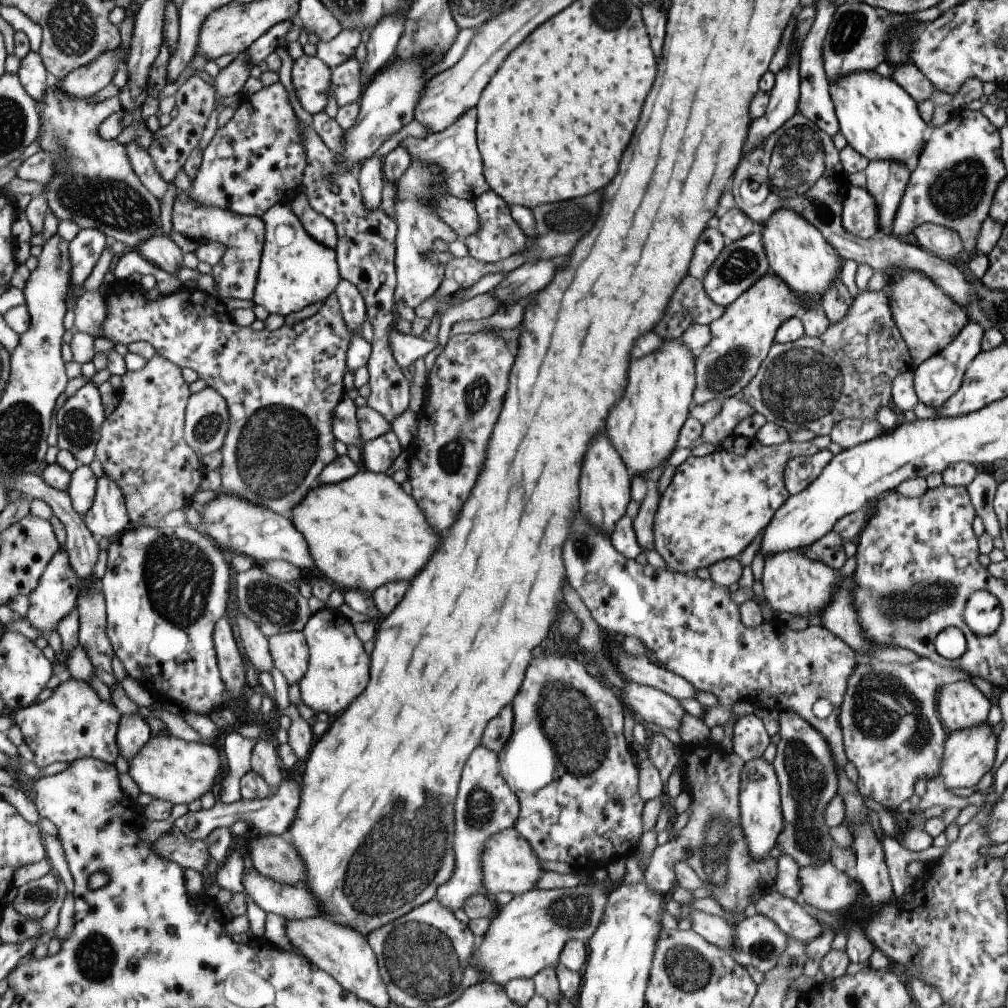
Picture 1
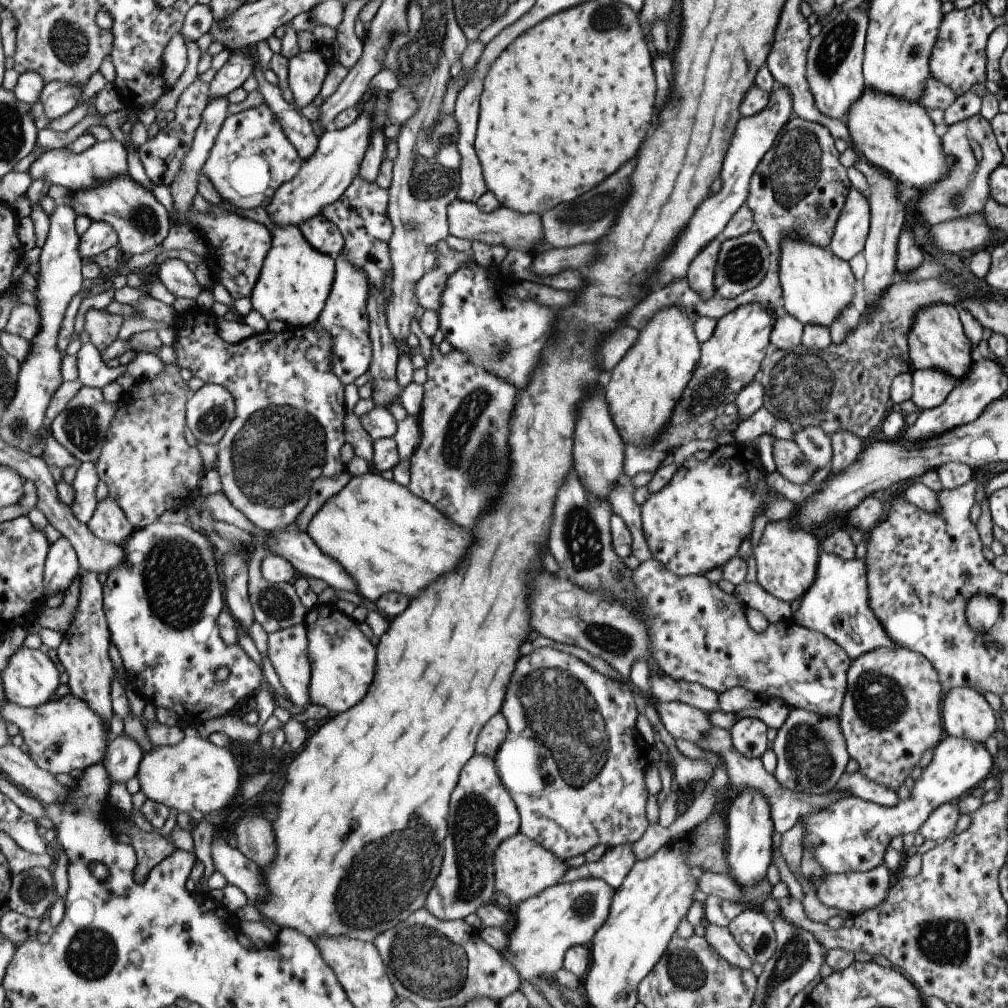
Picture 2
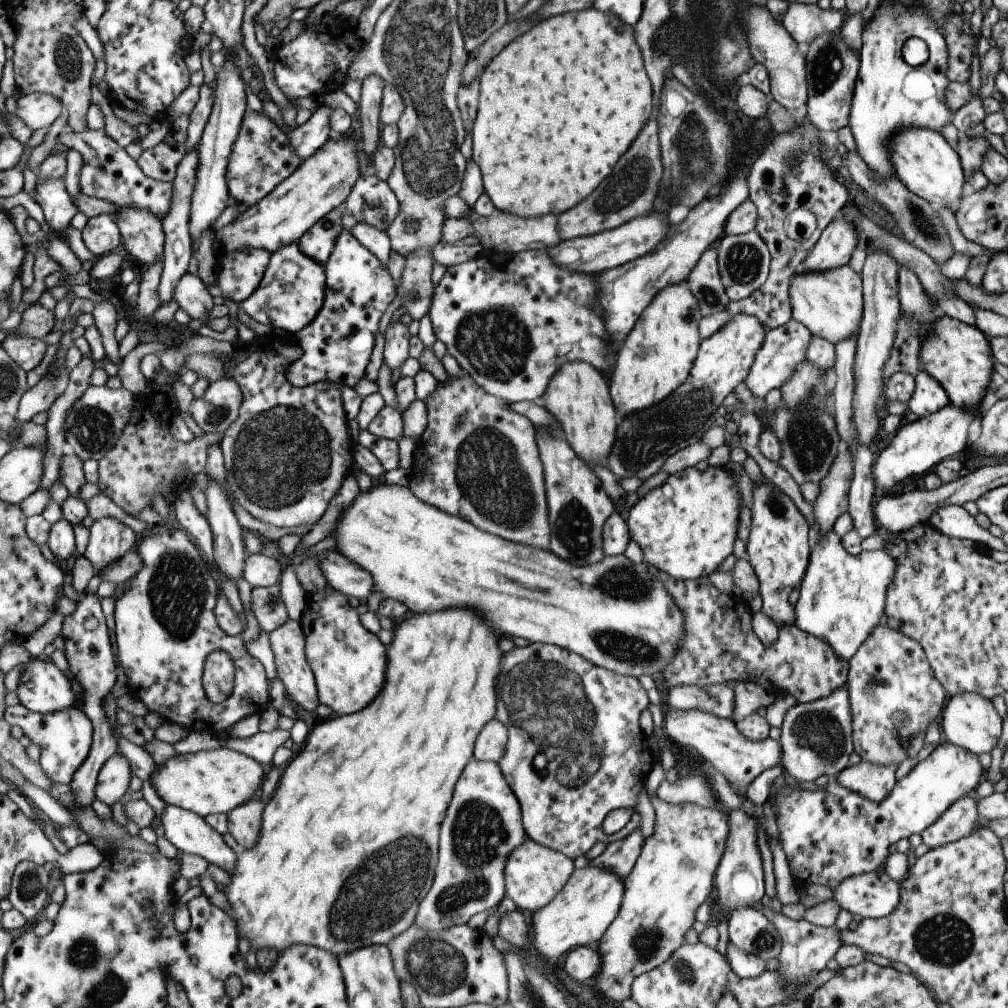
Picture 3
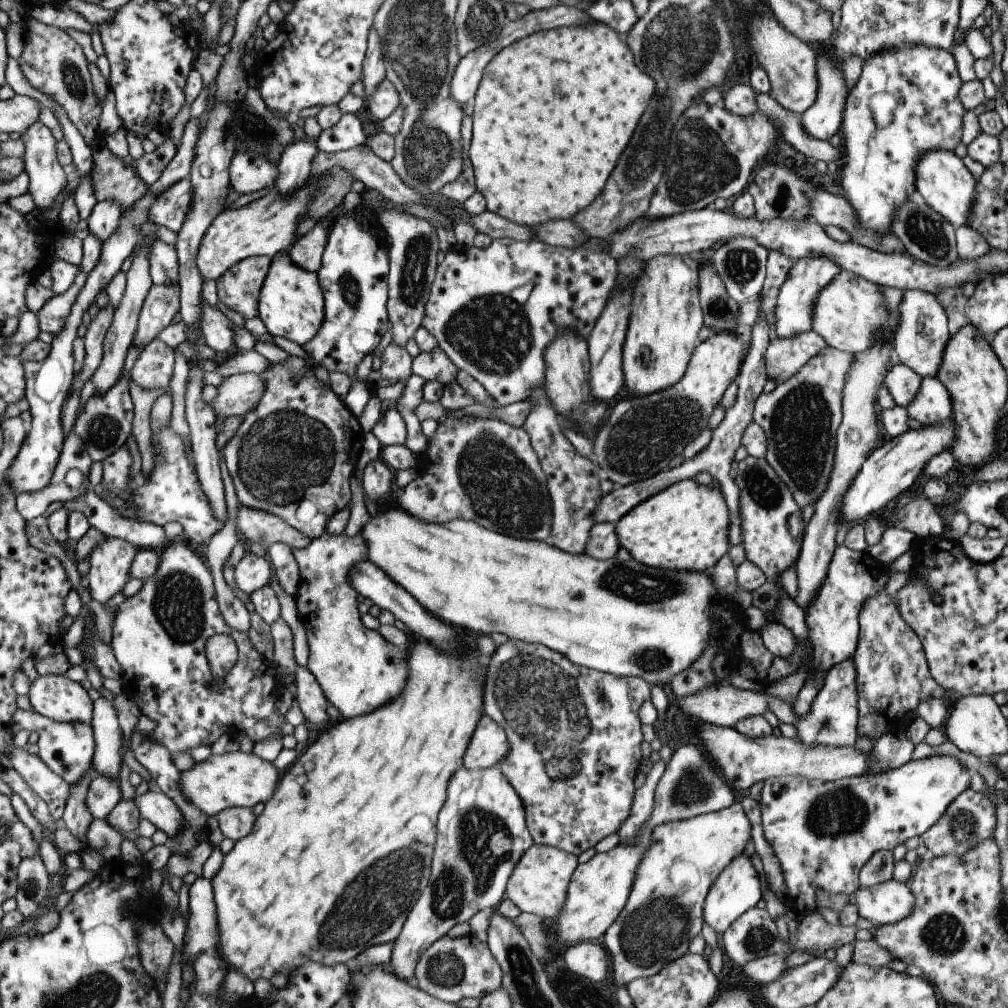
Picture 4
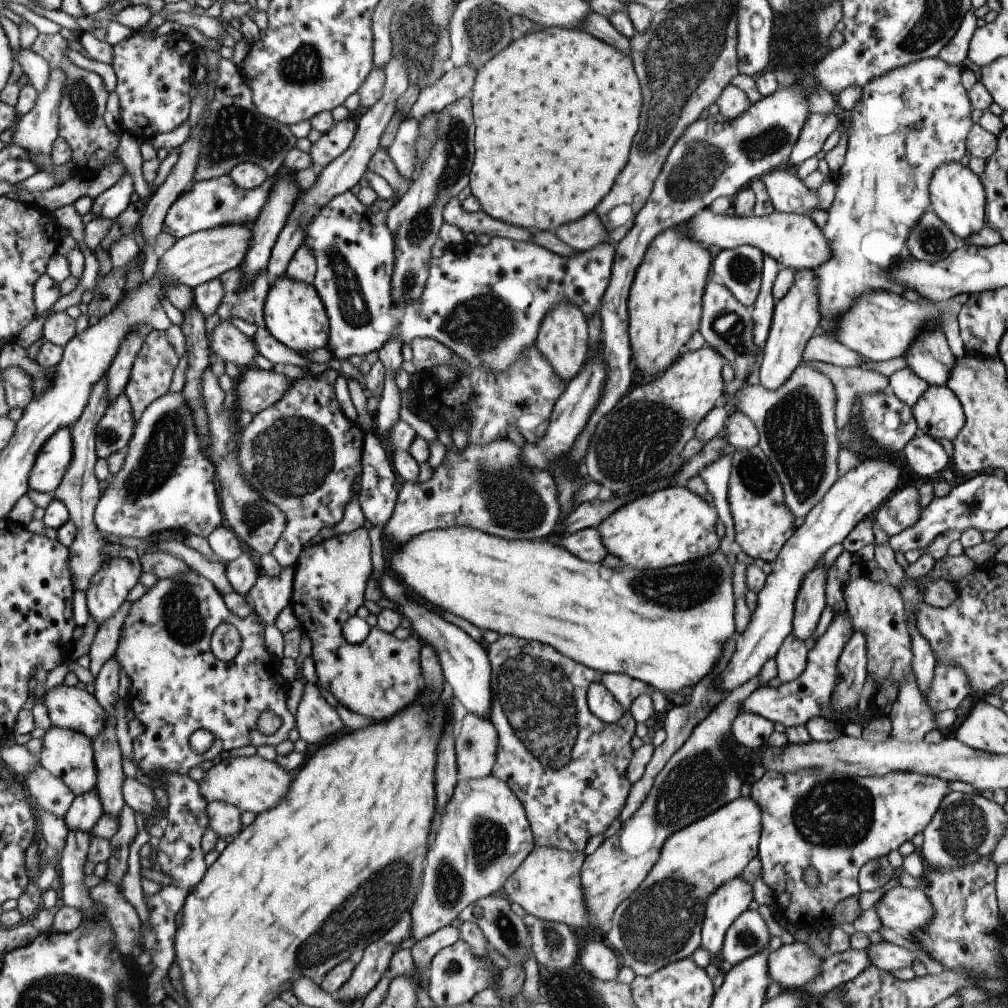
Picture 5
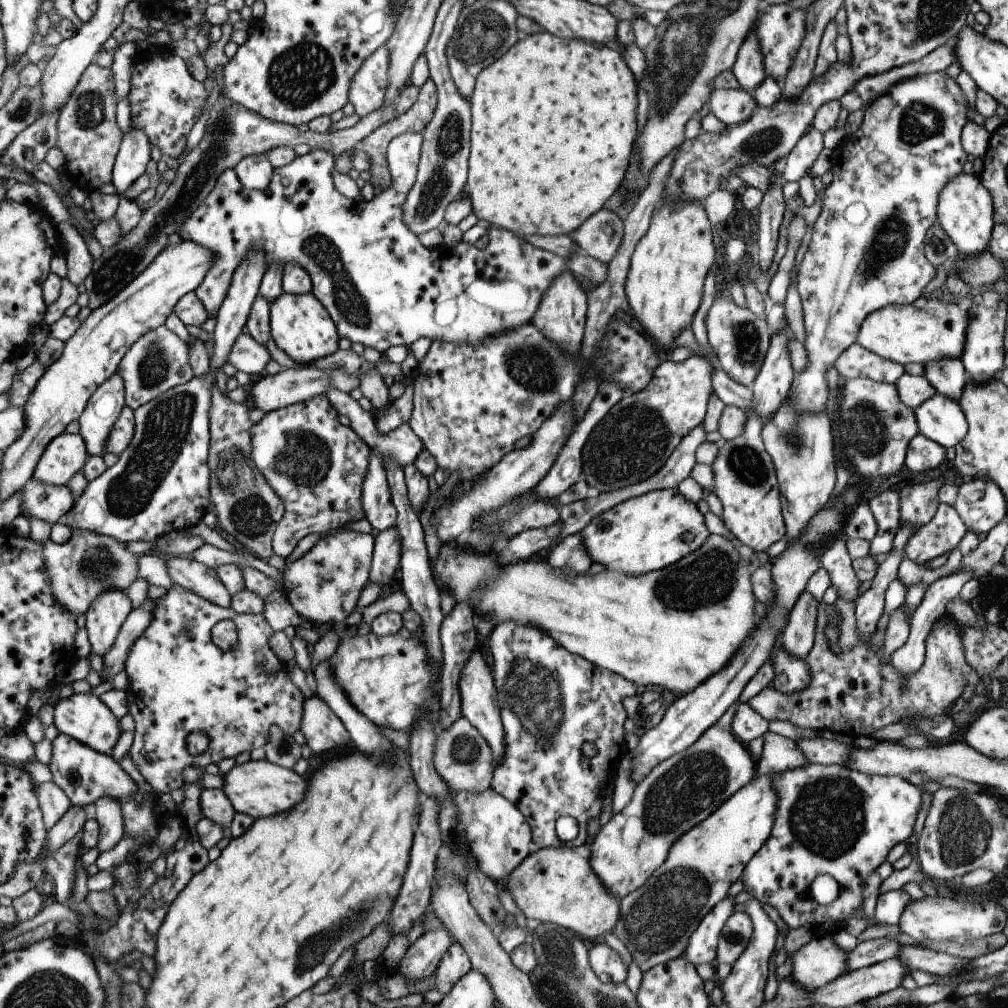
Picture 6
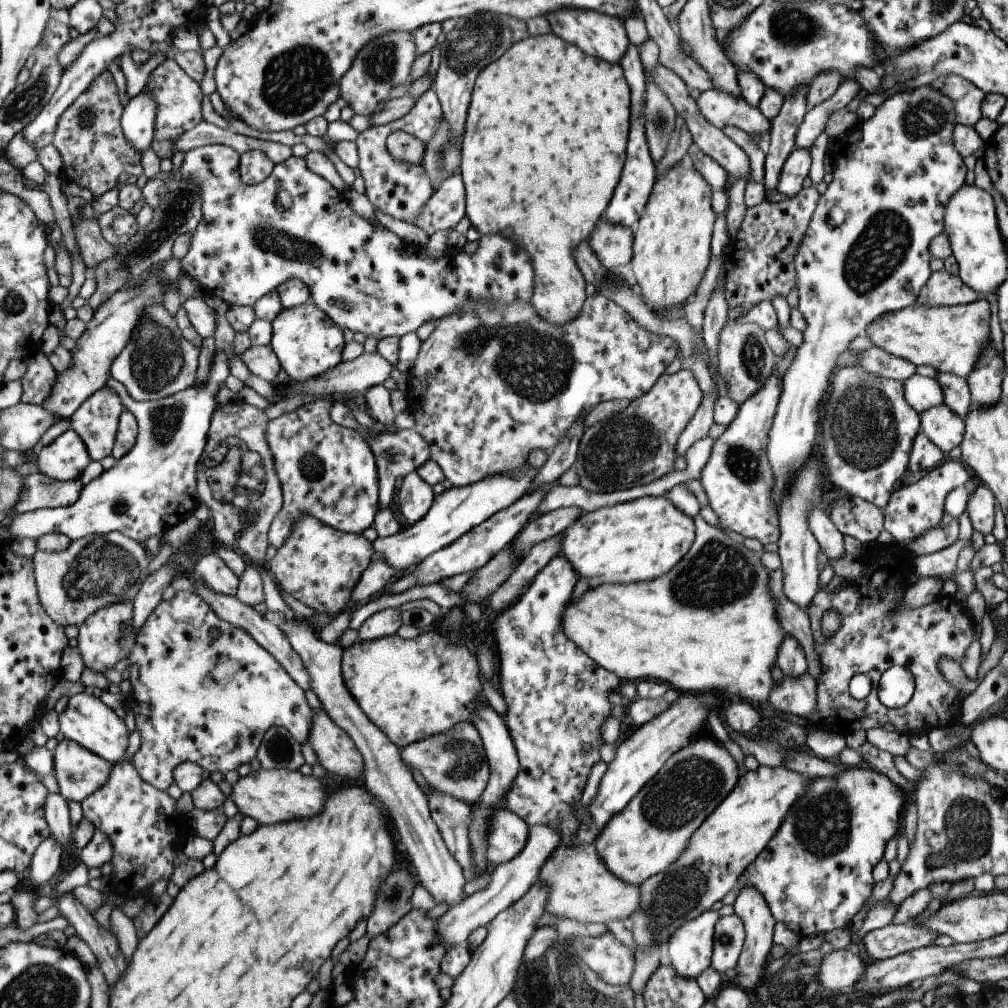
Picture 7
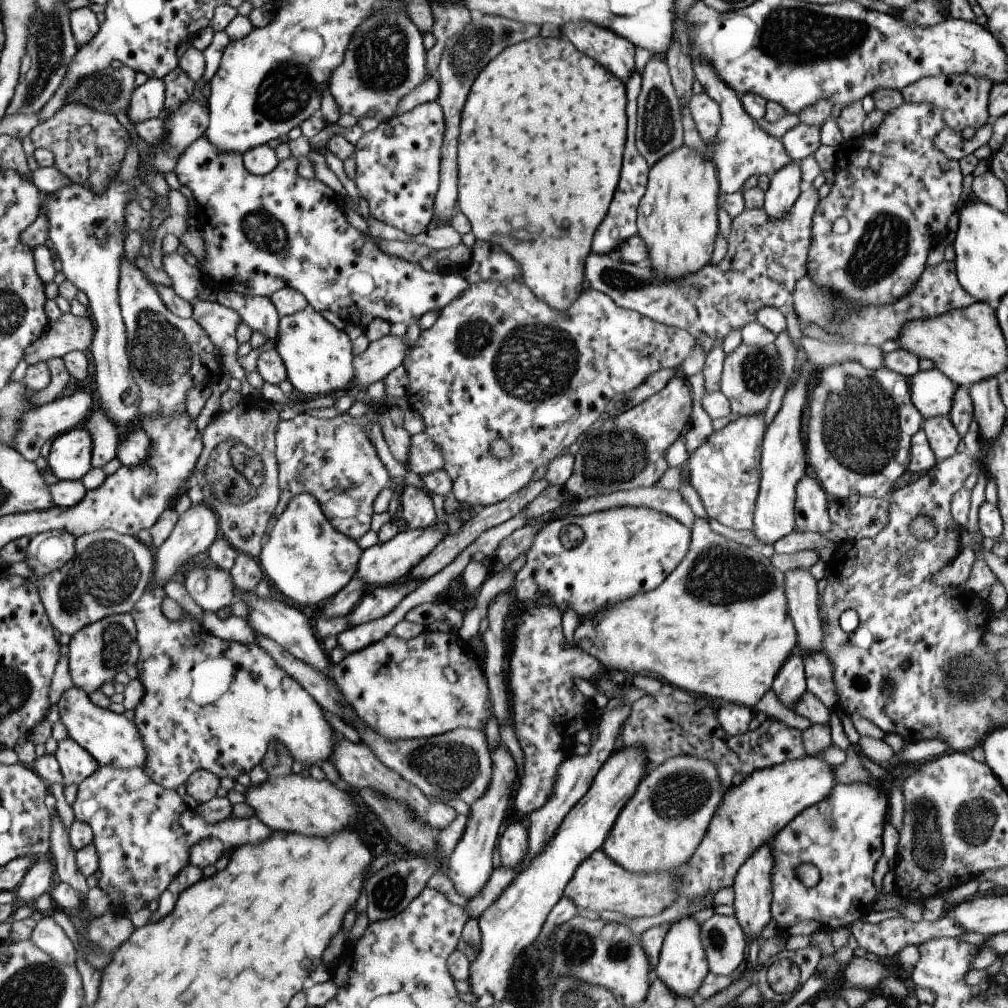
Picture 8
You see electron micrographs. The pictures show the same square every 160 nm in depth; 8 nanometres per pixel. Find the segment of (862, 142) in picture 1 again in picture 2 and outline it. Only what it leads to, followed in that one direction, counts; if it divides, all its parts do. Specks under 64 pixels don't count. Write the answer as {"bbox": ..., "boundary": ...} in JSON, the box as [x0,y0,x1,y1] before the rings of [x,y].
{"bbox":[844,87,952,192],"boundary":[[[865,87],[846,110],[844,125],[850,134],[850,141],[854,150],[857,153],[861,153],[865,161],[882,169],[897,183],[911,186],[917,192],[942,179],[942,176],[947,173],[948,166],[952,161],[941,148],[940,137],[936,133],[934,124],[929,118],[928,110],[925,110],[915,101],[906,101],[901,97]]]}

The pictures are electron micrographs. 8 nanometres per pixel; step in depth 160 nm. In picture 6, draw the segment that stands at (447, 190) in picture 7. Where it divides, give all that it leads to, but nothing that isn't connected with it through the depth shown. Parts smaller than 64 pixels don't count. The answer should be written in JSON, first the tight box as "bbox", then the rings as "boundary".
{"bbox":[177,132,569,354],"boundary":[[[404,132],[394,136],[388,142],[385,158],[390,176],[389,186],[384,188],[379,194],[370,197],[367,201],[361,198],[355,200],[345,198],[345,196],[335,190],[331,178],[331,173],[334,170],[334,156],[330,155],[330,152],[325,149],[309,149],[307,154],[296,156],[289,164],[277,167],[276,169],[273,168],[269,184],[263,190],[246,189],[237,180],[233,169],[224,170],[217,177],[215,186],[209,191],[209,194],[206,194],[206,197],[199,203],[199,206],[180,224],[177,232],[179,238],[196,242],[212,252],[211,268],[209,268],[207,274],[205,274],[205,278],[201,280],[194,290],[195,296],[201,301],[205,312],[210,315],[221,306],[230,283],[230,276],[233,274],[242,256],[251,249],[259,249],[266,256],[267,263],[275,261],[283,264],[295,263],[306,270],[312,286],[310,291],[327,311],[329,318],[335,325],[339,338],[347,338],[349,342],[359,343],[364,347],[370,346],[381,354],[389,346],[401,344],[401,346],[407,347],[414,340],[423,337],[427,337],[430,341],[443,341],[458,345],[481,345],[489,337],[497,337],[524,324],[531,323],[532,316],[539,306],[541,297],[551,284],[551,281],[561,273],[569,270],[566,262],[552,252],[531,246],[531,244],[525,242],[519,236],[515,236],[511,231],[499,228],[490,228],[487,231],[488,245],[482,250],[463,242],[459,243],[456,251],[446,248],[443,245],[432,249],[423,247],[417,237],[407,230],[401,218],[402,204],[416,177],[416,166],[420,157],[420,146],[422,143],[422,136],[420,134],[418,132]]]}

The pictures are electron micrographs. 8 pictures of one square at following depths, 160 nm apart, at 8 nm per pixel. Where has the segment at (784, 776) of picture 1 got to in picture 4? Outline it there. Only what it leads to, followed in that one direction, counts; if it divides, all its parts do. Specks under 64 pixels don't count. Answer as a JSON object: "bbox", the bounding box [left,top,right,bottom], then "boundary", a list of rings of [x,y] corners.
{"bbox":[792,658,858,746],"boundary":[[[852,658],[835,664],[826,672],[823,686],[813,698],[809,714],[797,717],[792,726],[797,730],[797,738],[801,744],[823,744],[824,746],[854,746],[858,720],[857,711],[857,678]]]}

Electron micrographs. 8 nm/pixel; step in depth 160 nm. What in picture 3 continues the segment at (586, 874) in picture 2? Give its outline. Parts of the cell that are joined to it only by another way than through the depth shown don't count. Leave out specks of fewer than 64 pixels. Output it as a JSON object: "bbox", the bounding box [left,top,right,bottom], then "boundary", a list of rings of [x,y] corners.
{"bbox":[588,829,644,880],"boundary":[[[635,829],[625,838],[606,844],[605,849],[597,857],[588,860],[589,867],[612,872],[623,880],[635,864],[644,840],[639,829]]]}

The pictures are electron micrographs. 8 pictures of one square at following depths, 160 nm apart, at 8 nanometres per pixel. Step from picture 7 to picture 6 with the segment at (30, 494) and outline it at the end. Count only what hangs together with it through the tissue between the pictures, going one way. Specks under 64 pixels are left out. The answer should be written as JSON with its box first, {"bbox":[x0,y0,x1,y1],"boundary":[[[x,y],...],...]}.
{"bbox":[22,479,74,525],"boundary":[[[32,479],[22,494],[22,514],[54,525],[74,505],[67,485],[55,486]]]}

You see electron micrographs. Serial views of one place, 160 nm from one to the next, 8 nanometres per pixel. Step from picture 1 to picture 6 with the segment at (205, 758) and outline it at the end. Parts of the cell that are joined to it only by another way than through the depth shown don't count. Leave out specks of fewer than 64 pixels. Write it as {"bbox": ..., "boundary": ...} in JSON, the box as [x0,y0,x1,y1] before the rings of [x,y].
{"bbox":[222,759,305,818],"boundary":[[[267,759],[233,765],[222,775],[223,794],[229,799],[233,810],[253,818],[265,818],[295,806],[305,792],[305,776],[298,775],[292,769],[277,766]]]}

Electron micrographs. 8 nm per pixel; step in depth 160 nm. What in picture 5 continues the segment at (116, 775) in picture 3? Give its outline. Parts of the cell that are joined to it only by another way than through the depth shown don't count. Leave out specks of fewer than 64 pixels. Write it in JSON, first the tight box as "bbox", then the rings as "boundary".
{"bbox":[65,790,102,832],"boundary":[[[93,790],[73,797],[65,820],[70,829],[89,832],[102,813],[101,801]]]}

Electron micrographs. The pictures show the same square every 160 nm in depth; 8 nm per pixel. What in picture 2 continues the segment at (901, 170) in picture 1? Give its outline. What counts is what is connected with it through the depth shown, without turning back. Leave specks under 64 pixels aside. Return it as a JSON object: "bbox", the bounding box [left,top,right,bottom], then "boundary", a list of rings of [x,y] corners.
{"bbox":[854,161,905,308],"boundary":[[[859,161],[854,164],[865,177],[868,191],[869,222],[868,233],[862,248],[863,258],[866,260],[864,273],[864,300],[866,308],[891,284],[893,273],[896,270],[895,255],[898,234],[904,222],[905,201],[897,195],[897,183],[888,177],[882,169],[867,161]]]}

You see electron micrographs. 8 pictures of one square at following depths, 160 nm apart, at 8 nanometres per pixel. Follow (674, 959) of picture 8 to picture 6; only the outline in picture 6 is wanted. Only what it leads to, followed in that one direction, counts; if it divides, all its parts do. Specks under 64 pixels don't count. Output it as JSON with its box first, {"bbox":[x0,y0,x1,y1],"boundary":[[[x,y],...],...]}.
{"bbox":[683,897,733,967],"boundary":[[[723,897],[707,913],[688,938],[683,958],[696,967],[716,958],[716,946],[725,920],[733,912],[733,897]]]}

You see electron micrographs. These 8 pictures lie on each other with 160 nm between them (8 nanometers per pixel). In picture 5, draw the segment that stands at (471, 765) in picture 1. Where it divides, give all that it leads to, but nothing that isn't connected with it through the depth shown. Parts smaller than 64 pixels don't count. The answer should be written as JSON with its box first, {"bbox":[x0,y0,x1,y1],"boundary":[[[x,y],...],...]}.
{"bbox":[408,774,534,942],"boundary":[[[489,774],[480,779],[457,780],[449,800],[442,808],[430,836],[423,862],[421,886],[408,910],[409,937],[416,942],[433,934],[457,918],[472,902],[499,894],[503,883],[534,847],[532,832],[519,799],[502,780]]]}

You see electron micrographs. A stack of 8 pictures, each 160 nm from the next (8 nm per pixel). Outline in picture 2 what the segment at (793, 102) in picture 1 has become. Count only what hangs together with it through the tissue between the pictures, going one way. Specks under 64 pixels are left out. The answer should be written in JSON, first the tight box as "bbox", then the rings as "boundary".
{"bbox":[651,84,791,284],"boundary":[[[776,84],[772,91],[768,93],[767,106],[761,112],[751,115],[751,118],[741,118],[741,122],[737,122],[737,130],[733,132],[729,150],[727,150],[723,166],[721,166],[721,188],[719,192],[709,196],[705,202],[701,202],[701,206],[697,206],[693,218],[689,220],[689,226],[677,238],[677,242],[675,242],[673,250],[669,252],[669,256],[659,264],[659,270],[651,278],[651,284],[657,284],[657,282],[670,284],[671,281],[682,279],[686,276],[686,270],[691,259],[713,237],[719,234],[728,218],[737,210],[737,207],[744,204],[744,200],[748,195],[750,176],[765,151],[773,146],[781,128],[789,121],[791,111],[790,92],[783,85]]]}

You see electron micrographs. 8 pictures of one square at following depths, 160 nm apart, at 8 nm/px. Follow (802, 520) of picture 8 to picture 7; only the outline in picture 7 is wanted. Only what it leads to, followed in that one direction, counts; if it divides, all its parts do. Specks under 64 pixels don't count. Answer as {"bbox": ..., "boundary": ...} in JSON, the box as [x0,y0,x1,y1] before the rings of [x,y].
{"bbox":[807,505,844,561],"boundary":[[[821,505],[815,507],[807,517],[808,527],[815,537],[818,547],[829,561],[841,558],[844,552],[843,535],[825,515]]]}

